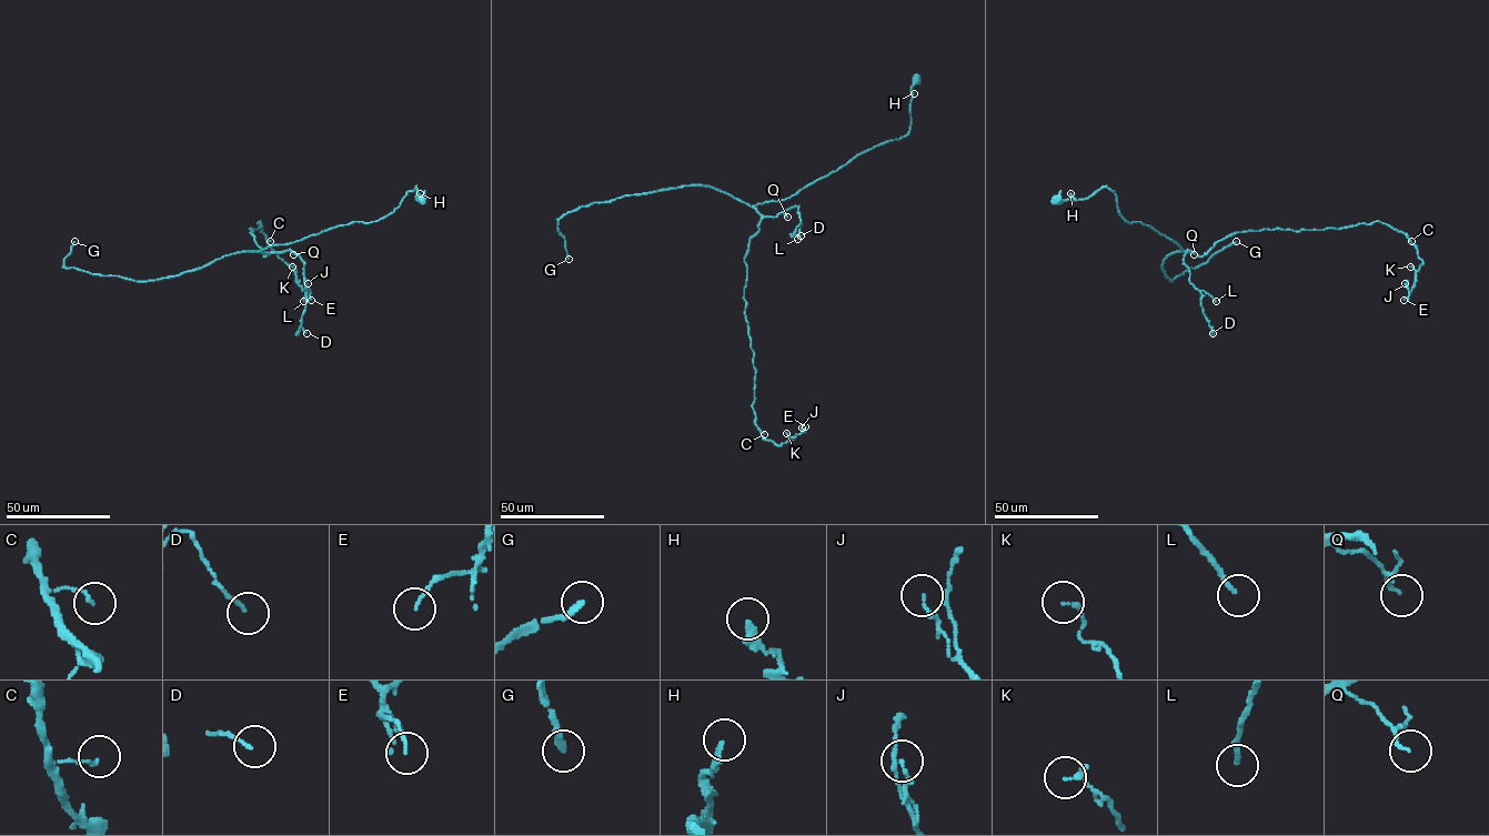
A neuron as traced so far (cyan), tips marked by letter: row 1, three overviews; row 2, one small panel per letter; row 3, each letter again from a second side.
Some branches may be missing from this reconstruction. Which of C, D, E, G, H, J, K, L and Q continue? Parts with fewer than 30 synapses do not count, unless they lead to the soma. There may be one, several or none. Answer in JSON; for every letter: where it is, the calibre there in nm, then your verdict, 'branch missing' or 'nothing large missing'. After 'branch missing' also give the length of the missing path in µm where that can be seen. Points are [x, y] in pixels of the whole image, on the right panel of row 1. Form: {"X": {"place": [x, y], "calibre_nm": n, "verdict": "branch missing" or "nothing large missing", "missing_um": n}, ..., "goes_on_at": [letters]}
{"C": {"place": [1411, 241], "calibre_nm": 110, "verdict": "nothing large missing"}, "D": {"place": [1213, 333], "calibre_nm": 100, "verdict": "nothing large missing"}, "E": {"place": [1404, 300], "calibre_nm": 100, "verdict": "nothing large missing"}, "G": {"place": [1236, 241], "calibre_nm": 220, "verdict": "branch missing", "missing_um": 200}, "H": {"place": [1070, 193], "calibre_nm": 200, "verdict": "nothing large missing"}, "J": {"place": [1405, 283], "calibre_nm": 140, "verdict": "nothing large missing"}, "K": {"place": [1410, 267], "calibre_nm": 150, "verdict": "nothing large missing"}, "L": {"place": [1216, 301], "calibre_nm": 150, "verdict": "nothing large missing"}, "Q": {"place": [1194, 254], "calibre_nm": 80, "verdict": "nothing large missing"}, "goes_on_at": ["G"]}

